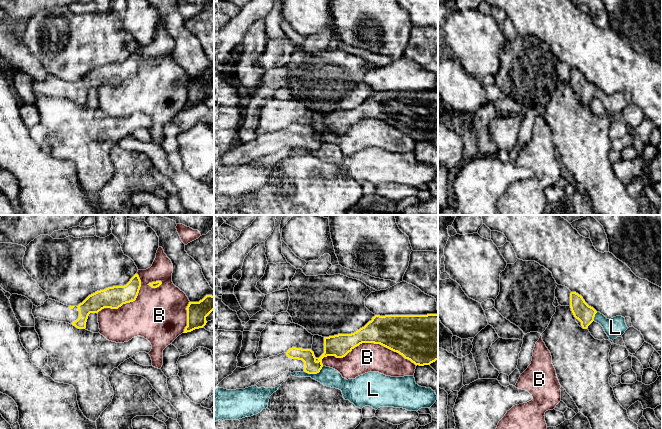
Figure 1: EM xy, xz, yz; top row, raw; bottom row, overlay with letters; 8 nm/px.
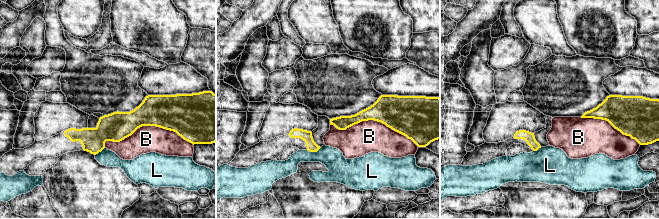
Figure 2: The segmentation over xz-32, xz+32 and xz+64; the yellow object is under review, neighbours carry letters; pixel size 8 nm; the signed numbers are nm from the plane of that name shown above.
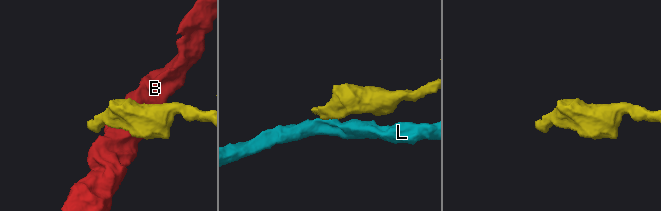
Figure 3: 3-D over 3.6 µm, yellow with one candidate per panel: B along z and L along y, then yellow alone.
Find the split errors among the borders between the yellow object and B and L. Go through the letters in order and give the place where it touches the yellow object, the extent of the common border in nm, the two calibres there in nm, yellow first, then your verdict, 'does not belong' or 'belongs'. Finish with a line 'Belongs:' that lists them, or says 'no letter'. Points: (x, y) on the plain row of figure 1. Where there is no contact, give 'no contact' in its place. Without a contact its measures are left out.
B: xz (369, 118) | 750 nm | 300/240 nm | does not belong
L: xz (313, 149) | 170 nm | 130/150 nm | does not belong
Belongs: no letter

